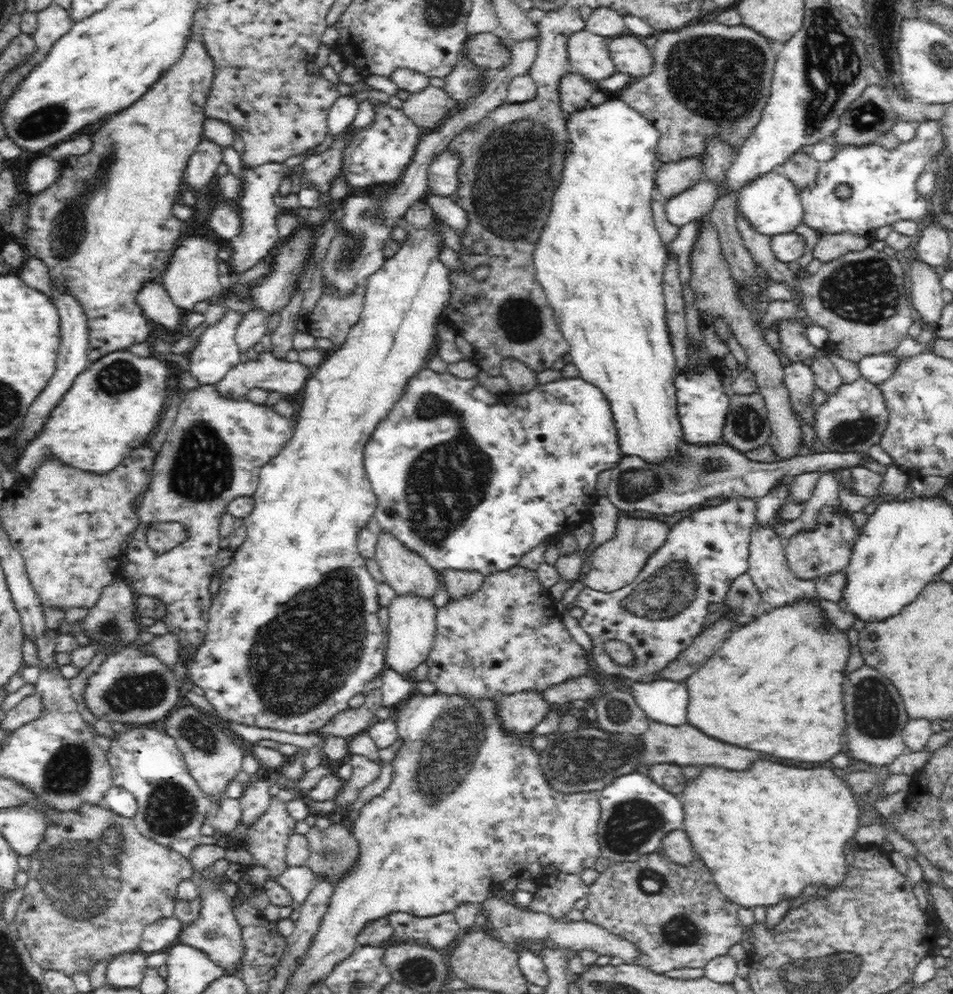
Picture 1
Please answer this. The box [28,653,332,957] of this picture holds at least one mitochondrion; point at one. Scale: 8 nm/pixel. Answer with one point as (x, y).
(77, 878)

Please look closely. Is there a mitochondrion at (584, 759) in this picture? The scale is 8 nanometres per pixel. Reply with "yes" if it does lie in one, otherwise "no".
yes

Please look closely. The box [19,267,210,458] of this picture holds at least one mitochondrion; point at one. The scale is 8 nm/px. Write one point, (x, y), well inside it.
(119, 377)

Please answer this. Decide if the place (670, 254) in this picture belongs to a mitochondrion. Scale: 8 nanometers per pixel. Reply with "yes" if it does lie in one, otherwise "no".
no

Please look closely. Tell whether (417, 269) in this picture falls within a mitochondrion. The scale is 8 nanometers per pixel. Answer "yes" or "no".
no

